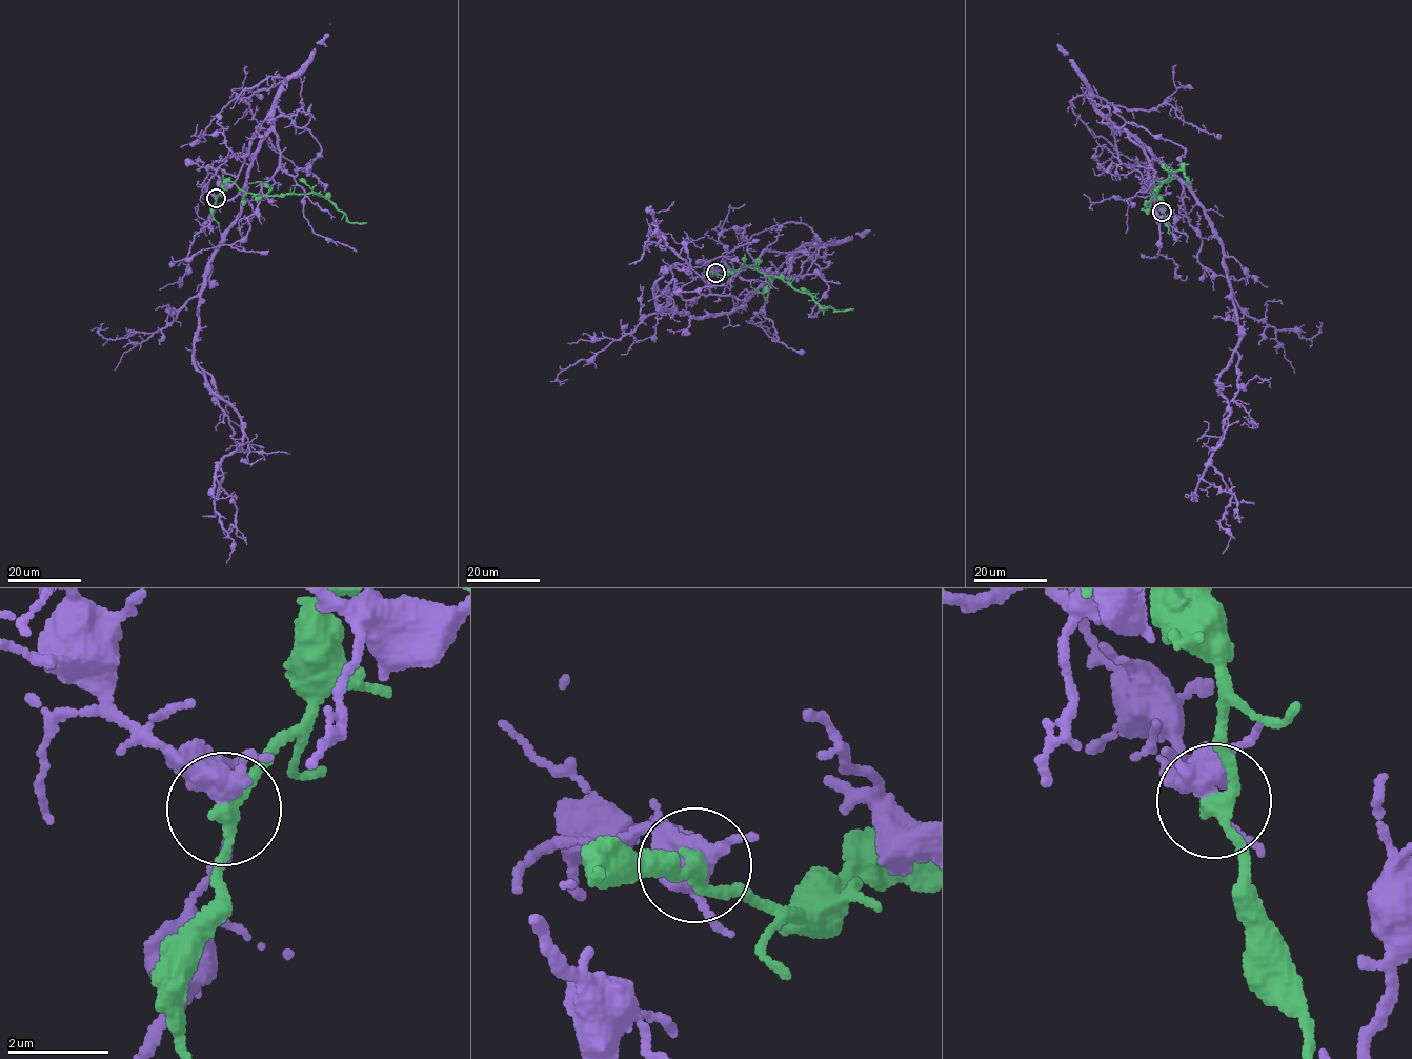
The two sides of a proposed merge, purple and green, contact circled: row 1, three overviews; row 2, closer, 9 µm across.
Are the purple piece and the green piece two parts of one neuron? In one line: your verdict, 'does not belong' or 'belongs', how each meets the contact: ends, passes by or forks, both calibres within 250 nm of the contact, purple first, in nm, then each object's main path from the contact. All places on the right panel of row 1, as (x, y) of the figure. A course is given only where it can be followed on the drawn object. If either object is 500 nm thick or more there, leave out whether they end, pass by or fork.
does not belong; purple forks there; green passes by; 380 nm thick on the purple side, 240 nm on the other; purple runs (1162, 211), (1151, 159), (1221, 242), (1238, 327), (1210, 461), (1231, 494), (1223, 553); green runs (1162, 212), (1161, 198), (1153, 192), (1151, 198), (1169, 173), (1178, 170), (1184, 171), (1190, 184), (1187, 180)

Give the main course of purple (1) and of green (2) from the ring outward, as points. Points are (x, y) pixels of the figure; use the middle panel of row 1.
1: (715, 273), (761, 287), (702, 317), (661, 306), (662, 271), (687, 266), (660, 236), (645, 245), (646, 219)
2: (715, 273), (724, 276), (743, 266), (757, 267), (807, 292), (821, 308), (853, 308)

